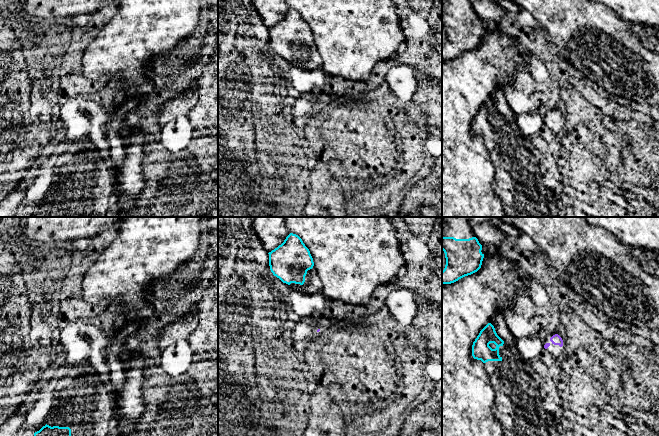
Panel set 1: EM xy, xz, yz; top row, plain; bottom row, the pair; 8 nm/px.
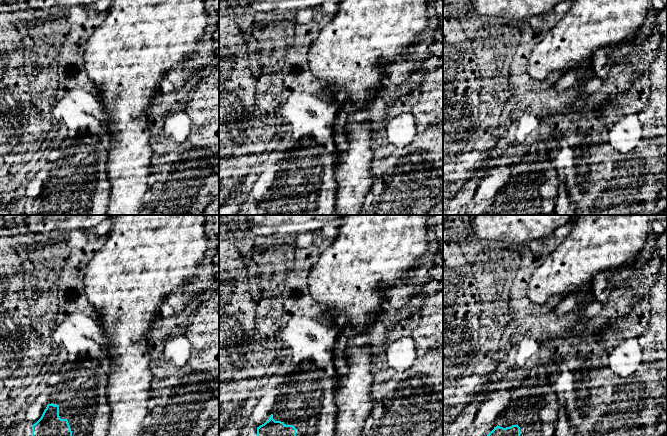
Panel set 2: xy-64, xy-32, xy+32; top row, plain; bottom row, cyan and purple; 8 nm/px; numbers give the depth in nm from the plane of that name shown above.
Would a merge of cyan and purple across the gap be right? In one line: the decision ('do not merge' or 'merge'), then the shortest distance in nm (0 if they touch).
do not merge; gap 320 nm

